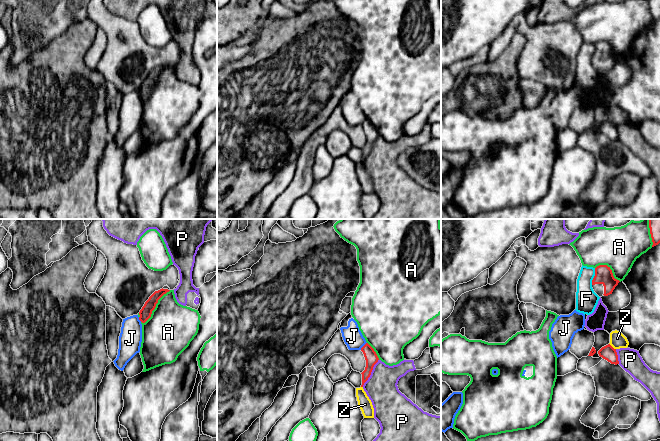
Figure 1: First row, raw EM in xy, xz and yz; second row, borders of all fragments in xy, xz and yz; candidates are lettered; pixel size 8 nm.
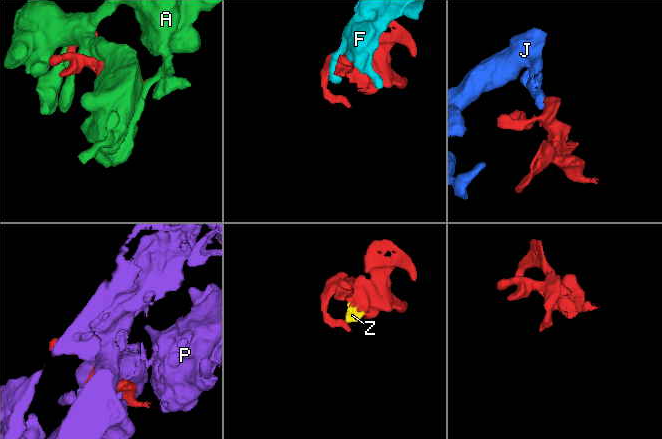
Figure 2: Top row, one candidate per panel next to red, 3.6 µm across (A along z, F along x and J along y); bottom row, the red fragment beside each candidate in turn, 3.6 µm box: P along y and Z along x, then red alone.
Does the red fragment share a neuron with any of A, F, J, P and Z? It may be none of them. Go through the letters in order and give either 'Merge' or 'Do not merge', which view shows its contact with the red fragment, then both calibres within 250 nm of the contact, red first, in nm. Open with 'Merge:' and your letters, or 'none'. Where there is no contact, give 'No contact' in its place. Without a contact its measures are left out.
Merge: Z
A: Do not merge. Touches red in xy. Thickness 100 nm (red) against 380 nm
F: Do not merge. Touches red in yz. Thickness 140 nm (red) against 180 nm
J: Do not merge. Touches red in xz. Thickness 100 nm (red) against 160 nm
P: Do not merge. Touches red in xz. Thickness 100 nm (red) against 260 nm
Z: Merge. Touches red in yz. Thickness 120 nm (red) against 130 nm

